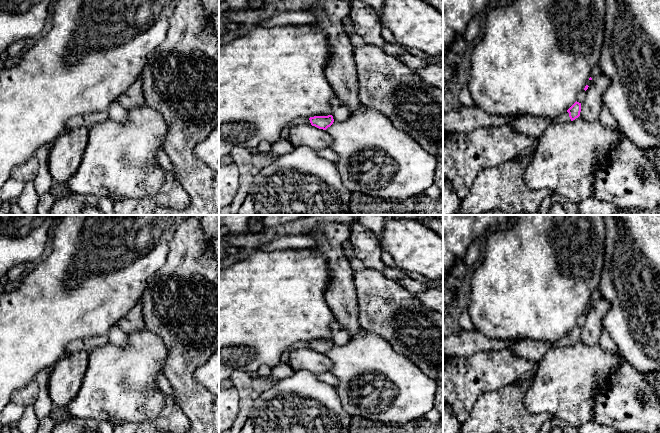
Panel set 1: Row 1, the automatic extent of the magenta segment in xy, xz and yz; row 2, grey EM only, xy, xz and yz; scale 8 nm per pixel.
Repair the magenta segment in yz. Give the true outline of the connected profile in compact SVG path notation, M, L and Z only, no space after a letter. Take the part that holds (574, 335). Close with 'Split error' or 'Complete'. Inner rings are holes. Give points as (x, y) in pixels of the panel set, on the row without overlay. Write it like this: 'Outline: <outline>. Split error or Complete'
Outline: M576 325L567 335L557 340L553 344L553 346L554 347L568 347L578 342L580 340L580 336L581 336L581 327Z. Split error

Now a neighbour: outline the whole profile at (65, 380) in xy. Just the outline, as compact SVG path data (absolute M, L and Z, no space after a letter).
M75 351L57 361L49 375L49 395L54 406L66 407L77 395L88 367L88 353Z

